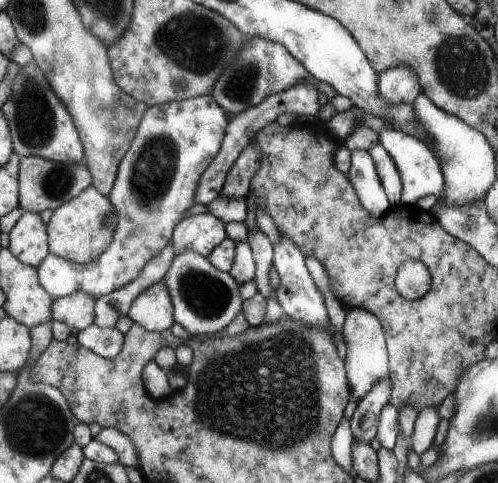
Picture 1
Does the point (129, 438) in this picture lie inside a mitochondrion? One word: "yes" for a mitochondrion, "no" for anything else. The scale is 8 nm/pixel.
no

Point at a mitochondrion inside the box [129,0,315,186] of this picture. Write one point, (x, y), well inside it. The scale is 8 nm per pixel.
(191, 41)

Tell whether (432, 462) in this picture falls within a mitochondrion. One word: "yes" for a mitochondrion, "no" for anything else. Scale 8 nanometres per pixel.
no

